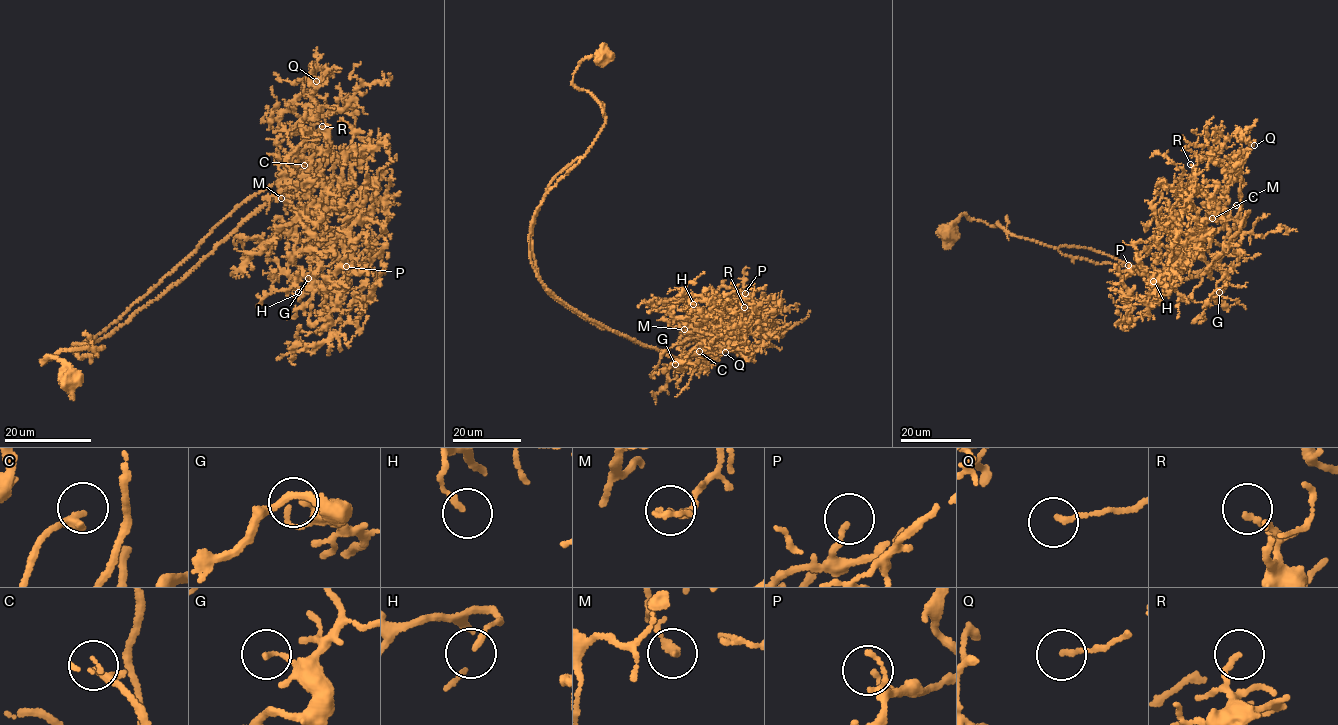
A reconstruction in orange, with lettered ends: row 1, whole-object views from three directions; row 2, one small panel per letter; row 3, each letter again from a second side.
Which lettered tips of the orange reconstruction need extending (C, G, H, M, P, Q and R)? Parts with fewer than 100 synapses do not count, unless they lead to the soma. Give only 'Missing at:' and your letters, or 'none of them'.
Missing at: C

